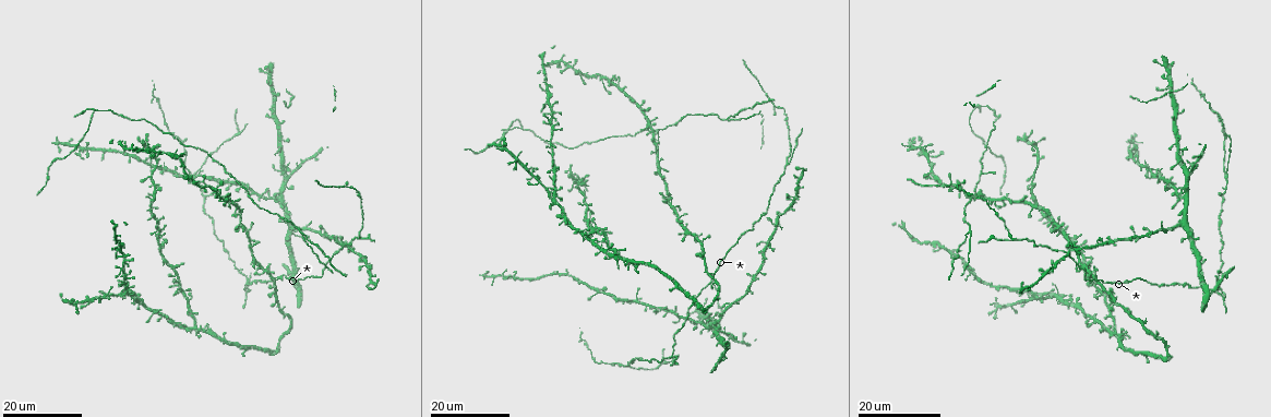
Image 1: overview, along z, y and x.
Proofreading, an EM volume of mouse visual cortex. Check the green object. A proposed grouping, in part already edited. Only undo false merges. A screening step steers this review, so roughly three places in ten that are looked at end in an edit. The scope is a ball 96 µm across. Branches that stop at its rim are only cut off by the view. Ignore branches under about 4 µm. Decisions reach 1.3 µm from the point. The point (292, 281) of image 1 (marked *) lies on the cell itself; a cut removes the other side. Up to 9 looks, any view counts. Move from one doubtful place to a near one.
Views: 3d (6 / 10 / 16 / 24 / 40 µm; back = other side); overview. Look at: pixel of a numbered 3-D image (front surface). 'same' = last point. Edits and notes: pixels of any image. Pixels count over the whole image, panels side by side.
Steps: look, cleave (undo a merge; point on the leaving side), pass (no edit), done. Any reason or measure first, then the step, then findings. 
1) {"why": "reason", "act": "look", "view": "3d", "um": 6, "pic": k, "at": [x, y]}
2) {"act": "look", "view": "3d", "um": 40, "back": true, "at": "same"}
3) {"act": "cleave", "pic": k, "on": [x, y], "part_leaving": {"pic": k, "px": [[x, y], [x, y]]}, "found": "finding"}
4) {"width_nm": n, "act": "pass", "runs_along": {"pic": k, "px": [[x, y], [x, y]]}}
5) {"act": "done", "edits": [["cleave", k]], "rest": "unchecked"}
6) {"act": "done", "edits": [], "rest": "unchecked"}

{"why": "three arms meet", "act": "look", "view": "3d", "um": 16, "pic": 1, "at": [968, 234]}

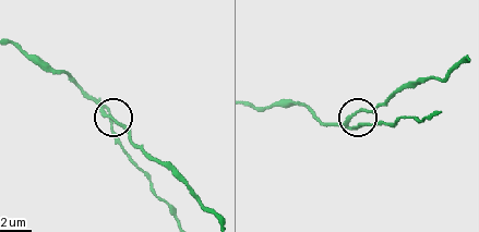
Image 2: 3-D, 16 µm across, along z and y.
{"act": "look", "view": "3d", "um": 6, "pic": 2, "at": [102, 115]}

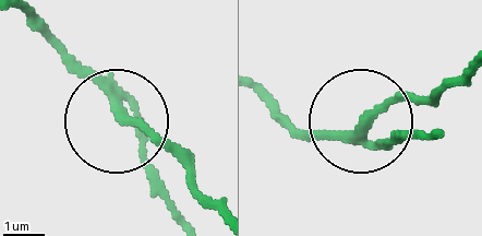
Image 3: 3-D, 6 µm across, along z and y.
{"why": "from behind", "act": "look", "view": "3d", "um": 6, "back": true, "pic": 3, "at": [124, 116]}

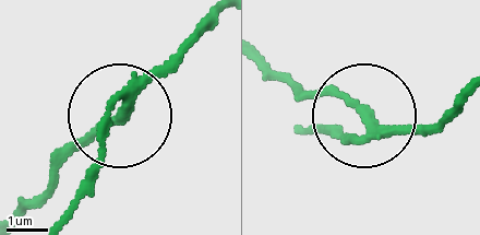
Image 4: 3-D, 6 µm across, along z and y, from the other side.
{"arms": 3, "act": "cleave", "pic": 4, "on": [97, 150], "part_leaving": {"pic": 4, "px": [[117, 98], [93, 189], [69, 220]]}, "found": "two cells meet here"}

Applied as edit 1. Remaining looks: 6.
{"act": "look", "view": "overview"}

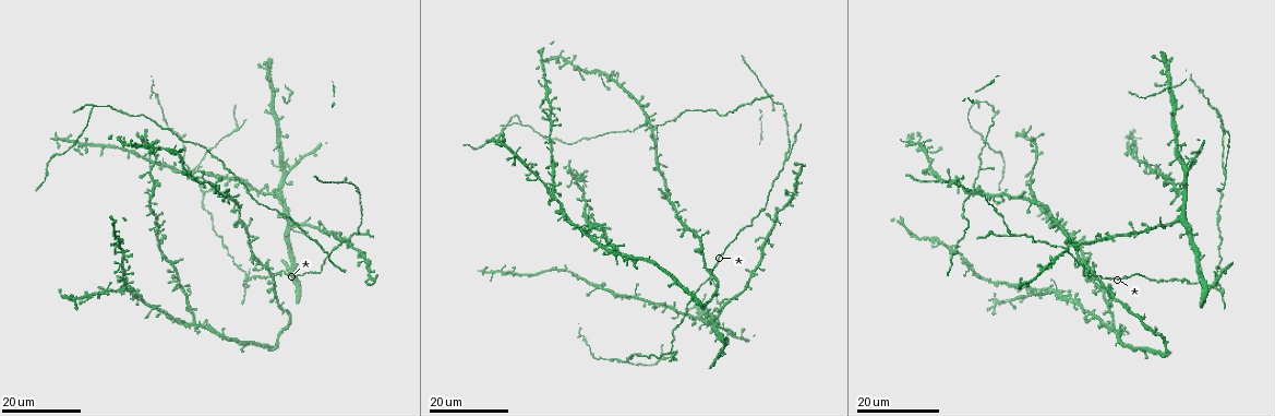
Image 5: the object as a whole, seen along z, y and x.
{"why": "three-way junction", "act": "look", "view": "3d", "um": 24, "pic": 5, "at": [982, 189]}

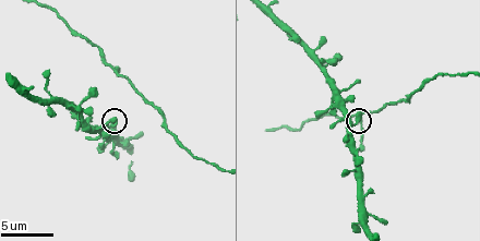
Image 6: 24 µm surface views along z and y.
{"why": "closer look", "act": "look", "view": "3d", "um": 6, "pic": 6, "at": [356, 123]}

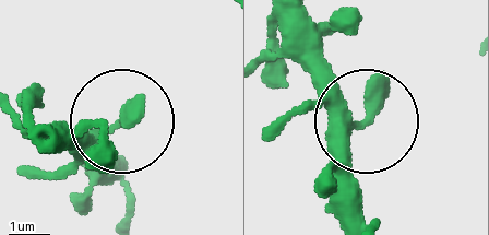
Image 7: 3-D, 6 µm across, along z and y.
{"act": "look", "view": "3d", "um": 6, "back": true, "pic": 7, "at": [111, 129]}

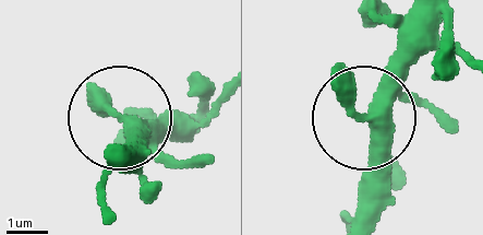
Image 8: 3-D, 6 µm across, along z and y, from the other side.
{"width_nm": 330, "act": "pass", "runs_along": {"pic": 8, "px": [[354, 222], [371, 107], [431, 48]]}, "found": "continuous, no second cell"}

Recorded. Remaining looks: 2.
{"why": "three-way junction", "act": "look", "view": "3d", "um": 24, "pic": 5, "at": [787, 158]}

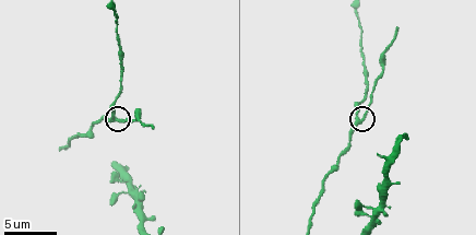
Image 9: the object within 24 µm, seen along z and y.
{"act": "look", "view": "3d", "um": 10, "pic": 9, "at": [360, 119]}

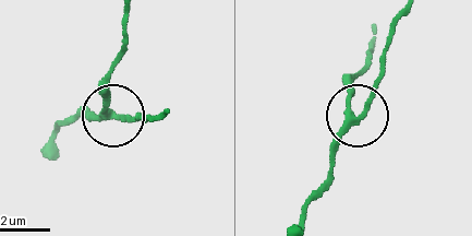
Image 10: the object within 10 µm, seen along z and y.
{"side_arm_um": 11, "act": "pass", "found": "one cell here"}

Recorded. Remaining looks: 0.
{"act": "done", "edits": [["cleave", 4]], "rest": "unchecked"}

